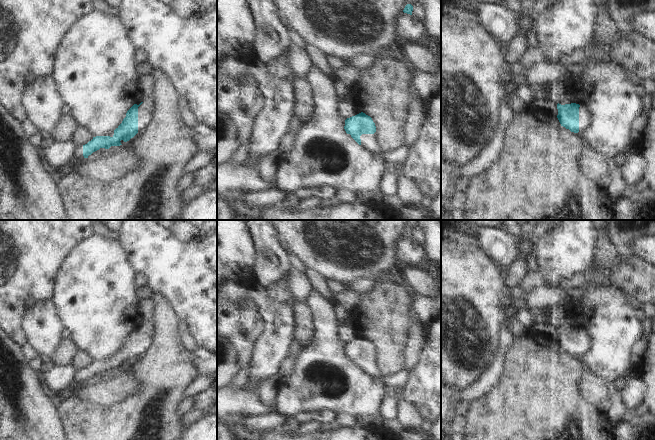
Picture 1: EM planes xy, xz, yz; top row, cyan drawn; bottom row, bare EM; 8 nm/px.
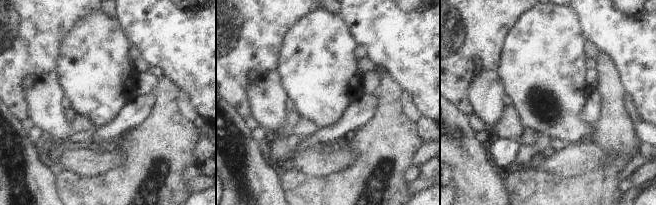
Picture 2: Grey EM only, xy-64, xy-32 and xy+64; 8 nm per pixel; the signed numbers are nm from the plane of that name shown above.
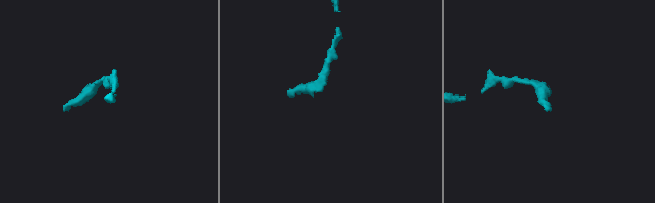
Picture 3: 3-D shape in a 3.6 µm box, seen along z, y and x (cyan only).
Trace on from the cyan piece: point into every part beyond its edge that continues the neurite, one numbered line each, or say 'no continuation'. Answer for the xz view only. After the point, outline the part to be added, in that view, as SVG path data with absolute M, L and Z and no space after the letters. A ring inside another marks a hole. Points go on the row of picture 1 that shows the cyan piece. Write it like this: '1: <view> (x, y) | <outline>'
1: xz (368, 141) | M362 134L360 136L361 146L365 147L373 153L381 152L377 139L373 134Z

